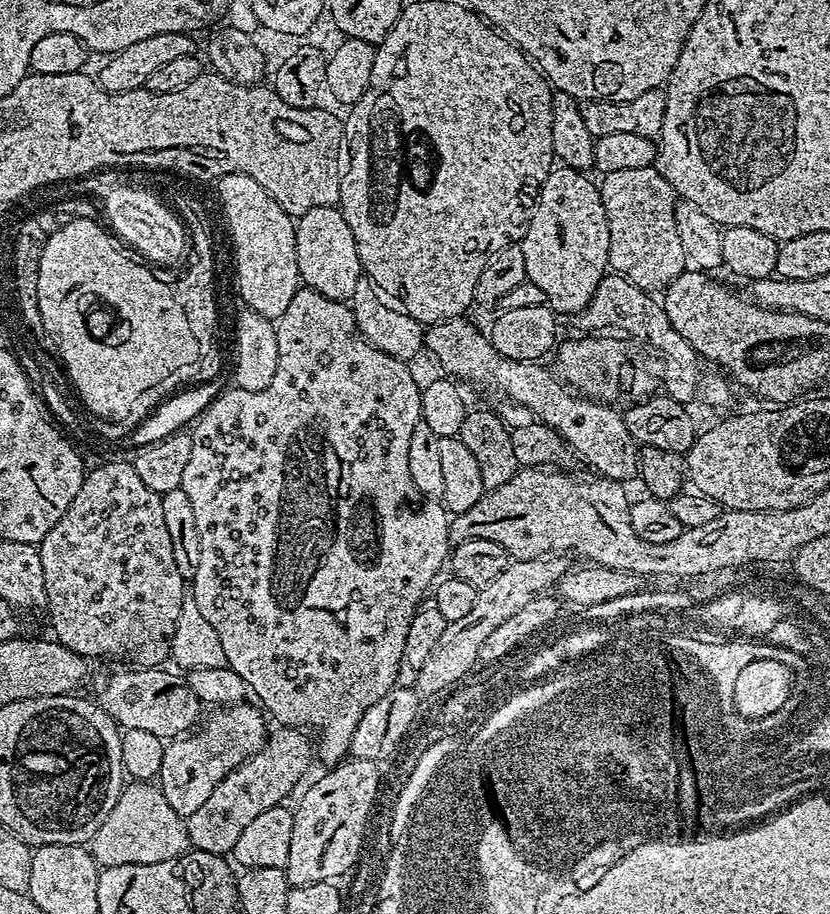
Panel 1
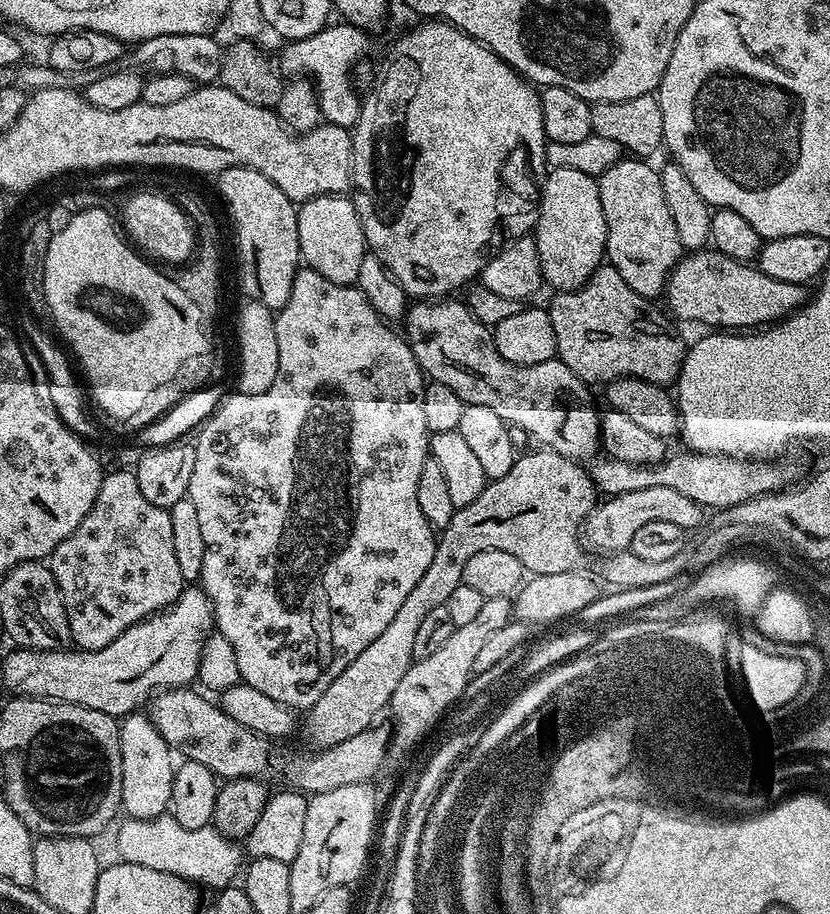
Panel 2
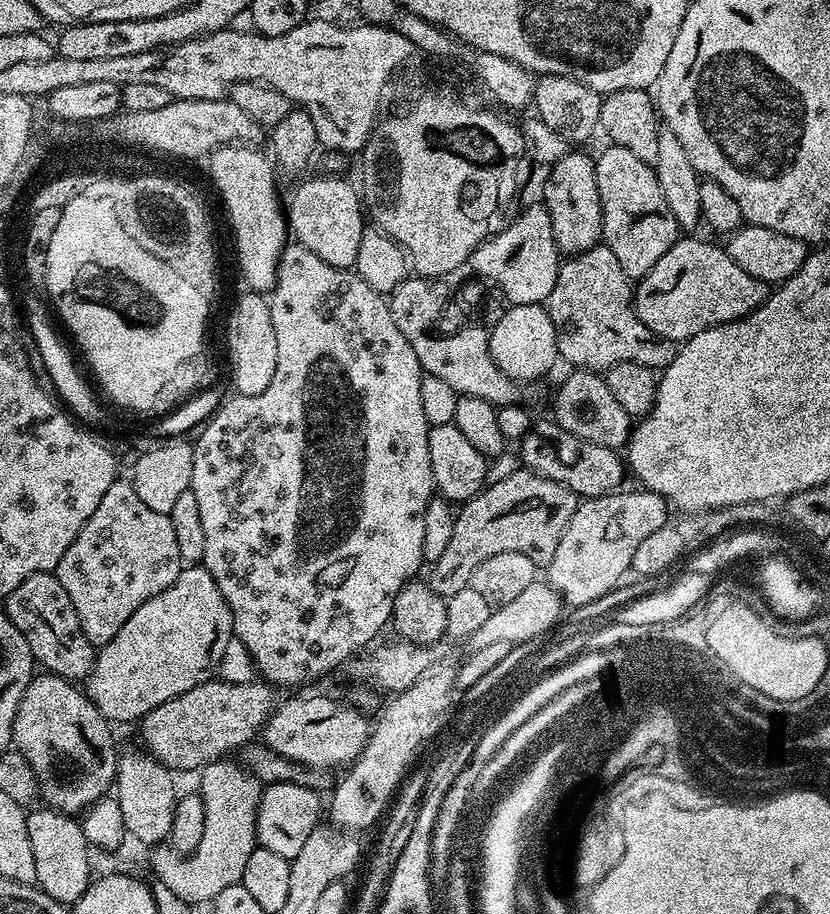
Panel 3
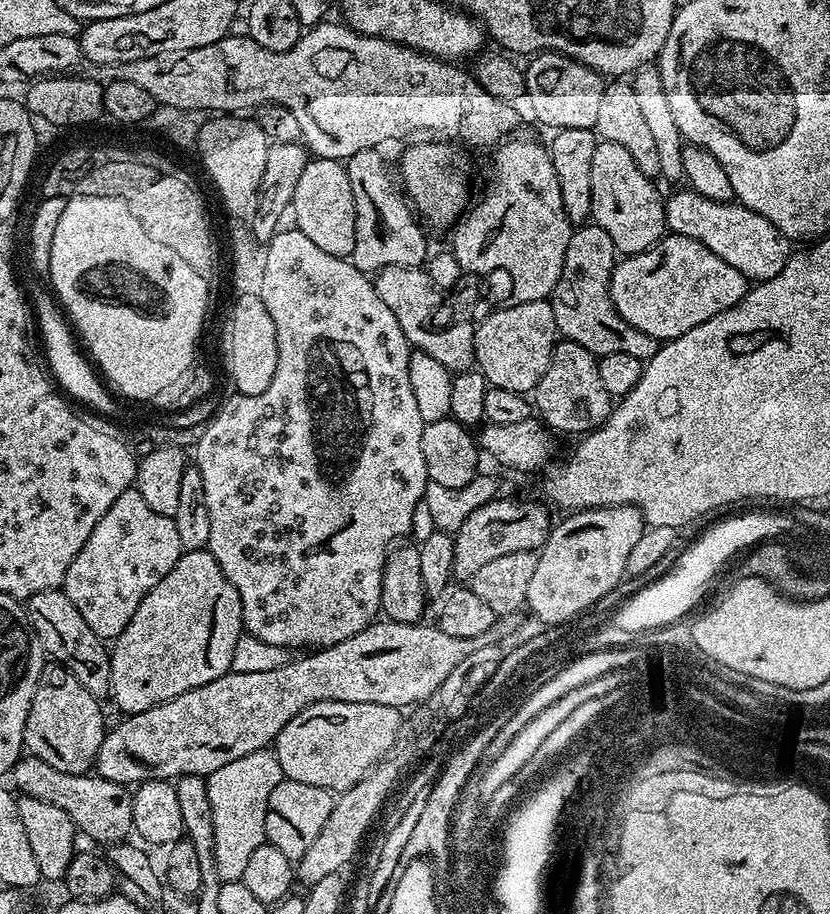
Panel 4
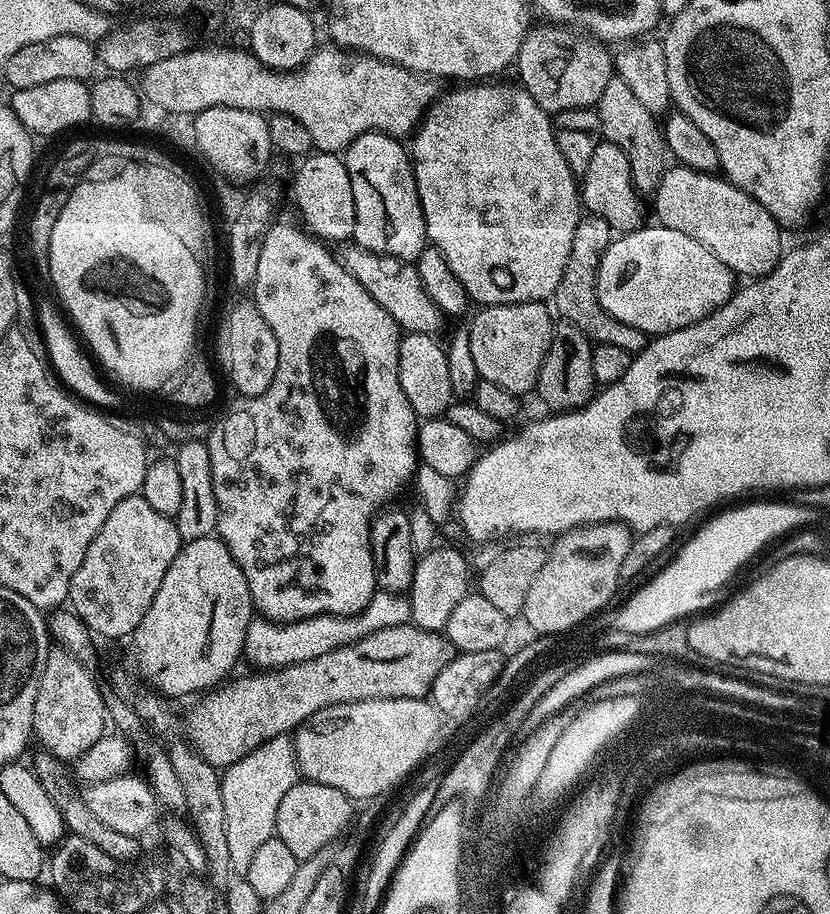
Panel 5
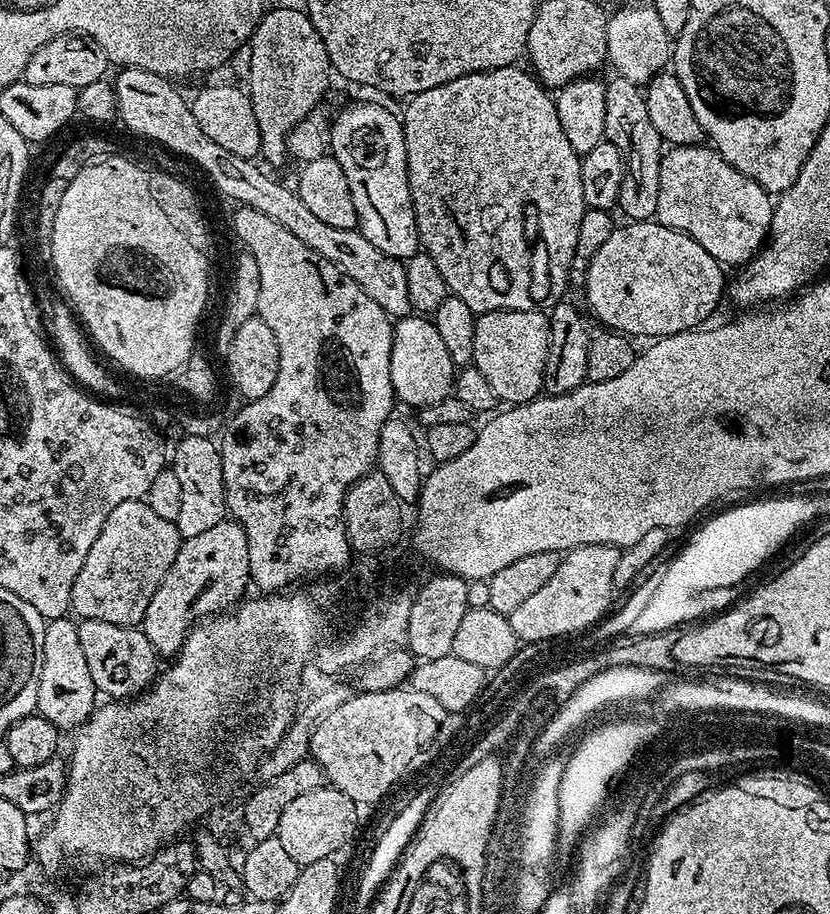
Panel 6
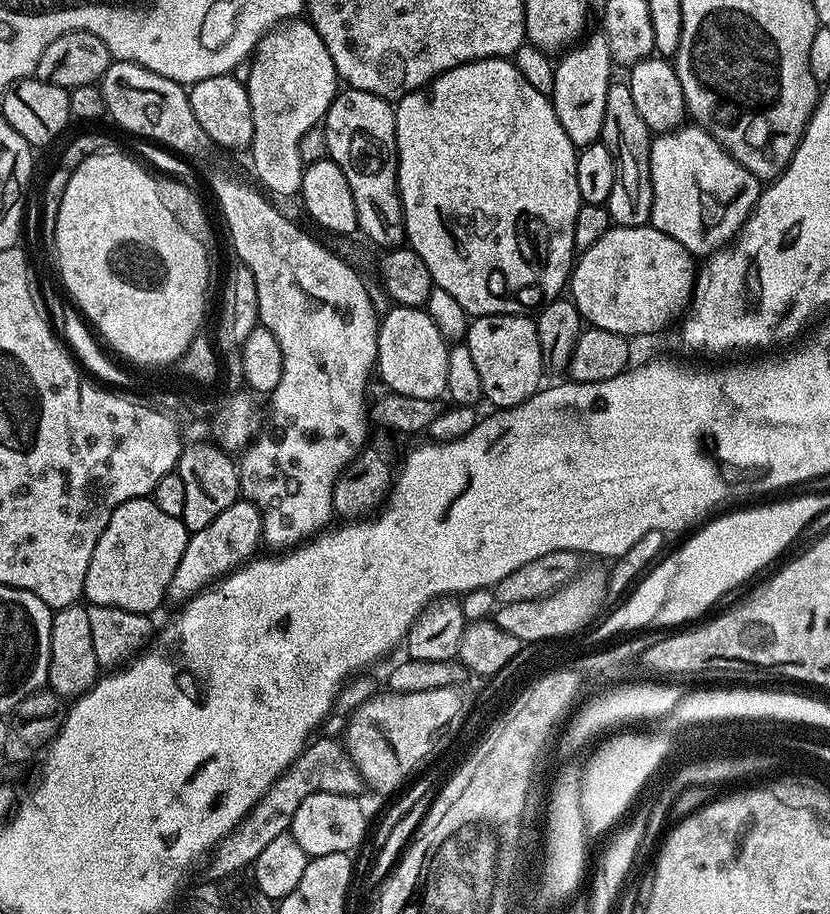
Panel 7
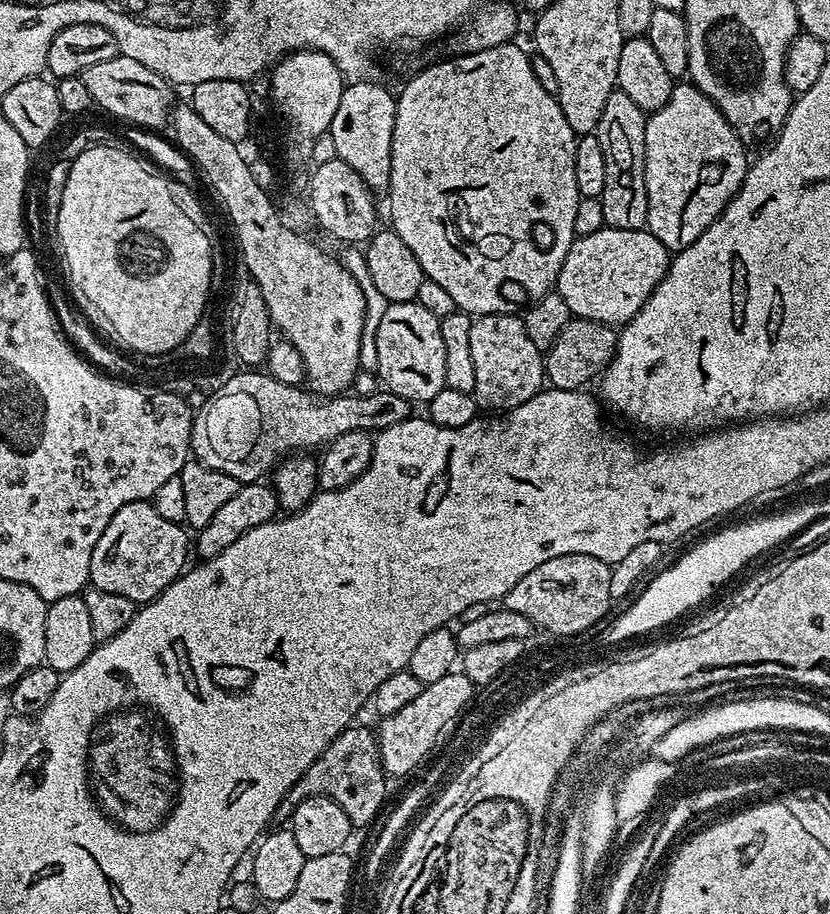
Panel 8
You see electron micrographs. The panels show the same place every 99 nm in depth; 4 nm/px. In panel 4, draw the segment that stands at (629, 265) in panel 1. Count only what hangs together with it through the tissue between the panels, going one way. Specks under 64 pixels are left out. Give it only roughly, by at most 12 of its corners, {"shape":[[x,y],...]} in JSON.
{"shape":[[618,142],[591,159],[591,219],[617,253],[666,235],[665,197]]}

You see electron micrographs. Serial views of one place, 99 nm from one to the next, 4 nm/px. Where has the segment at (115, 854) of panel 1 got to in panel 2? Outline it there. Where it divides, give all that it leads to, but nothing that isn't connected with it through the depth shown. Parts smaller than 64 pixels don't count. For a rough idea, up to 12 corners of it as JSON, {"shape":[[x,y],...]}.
{"shape":[[125,819],[119,859],[219,890],[242,868],[215,827]]}

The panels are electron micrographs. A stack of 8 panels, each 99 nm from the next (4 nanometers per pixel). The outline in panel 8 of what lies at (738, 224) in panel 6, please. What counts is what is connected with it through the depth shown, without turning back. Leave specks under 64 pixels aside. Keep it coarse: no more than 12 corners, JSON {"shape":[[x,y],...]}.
{"shape":[[692,83],[646,119],[647,231],[689,248],[736,197],[741,137]]}

